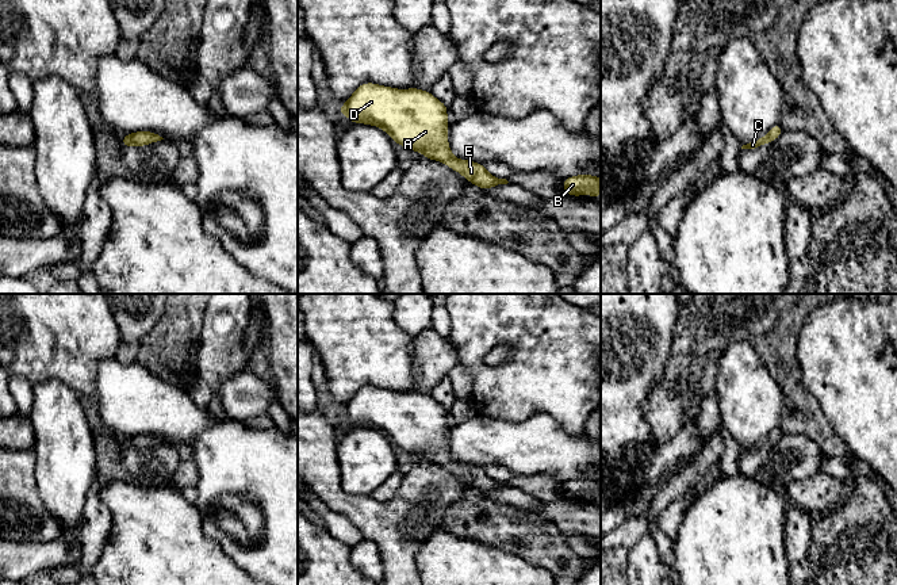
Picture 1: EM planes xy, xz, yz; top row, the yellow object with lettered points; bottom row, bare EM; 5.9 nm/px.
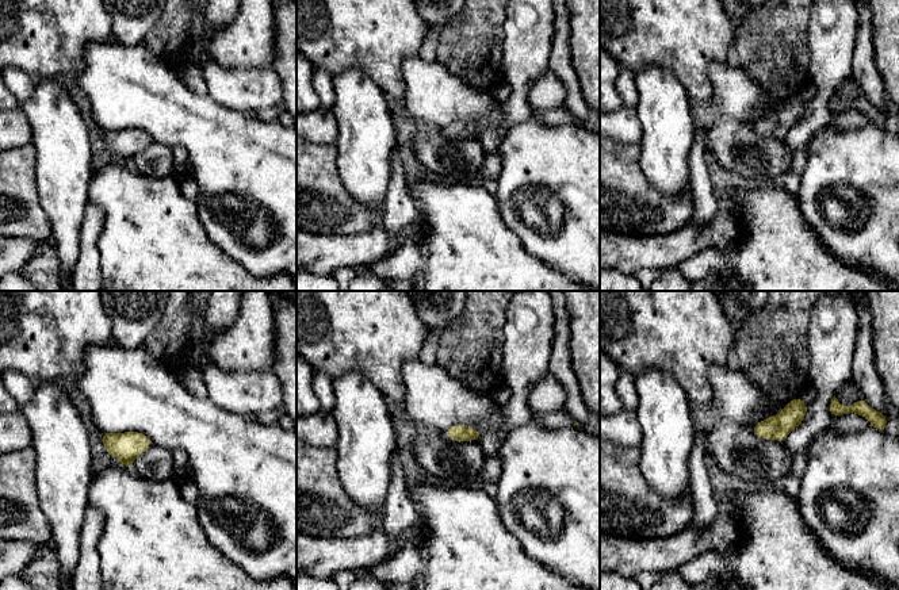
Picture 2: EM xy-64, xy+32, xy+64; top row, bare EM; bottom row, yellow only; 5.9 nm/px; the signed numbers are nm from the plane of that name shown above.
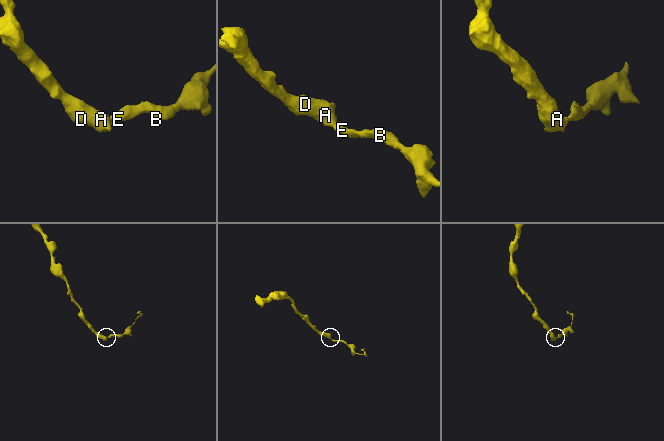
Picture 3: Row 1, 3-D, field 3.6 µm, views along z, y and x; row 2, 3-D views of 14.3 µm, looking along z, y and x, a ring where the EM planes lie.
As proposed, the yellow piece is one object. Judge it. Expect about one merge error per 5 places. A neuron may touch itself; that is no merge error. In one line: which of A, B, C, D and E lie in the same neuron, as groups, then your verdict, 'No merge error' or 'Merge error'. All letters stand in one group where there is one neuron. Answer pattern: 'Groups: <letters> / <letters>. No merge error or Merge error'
Groups: A B C D E. No merge error

